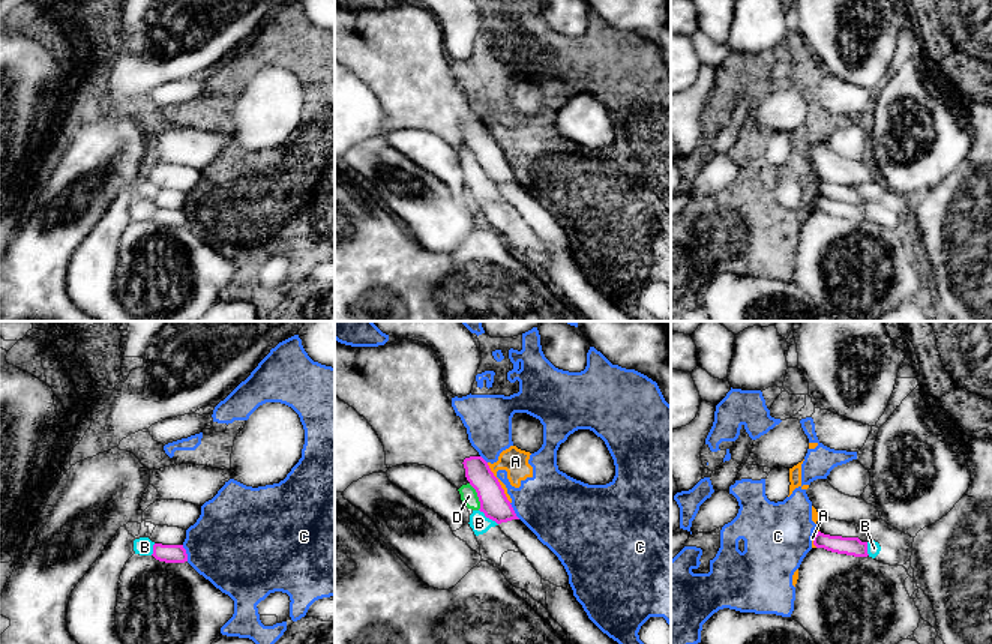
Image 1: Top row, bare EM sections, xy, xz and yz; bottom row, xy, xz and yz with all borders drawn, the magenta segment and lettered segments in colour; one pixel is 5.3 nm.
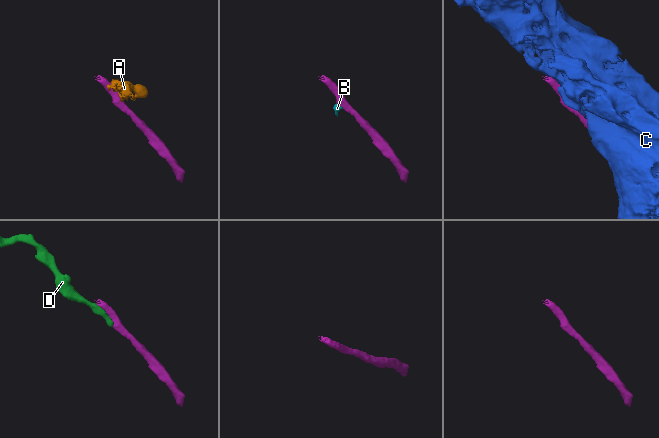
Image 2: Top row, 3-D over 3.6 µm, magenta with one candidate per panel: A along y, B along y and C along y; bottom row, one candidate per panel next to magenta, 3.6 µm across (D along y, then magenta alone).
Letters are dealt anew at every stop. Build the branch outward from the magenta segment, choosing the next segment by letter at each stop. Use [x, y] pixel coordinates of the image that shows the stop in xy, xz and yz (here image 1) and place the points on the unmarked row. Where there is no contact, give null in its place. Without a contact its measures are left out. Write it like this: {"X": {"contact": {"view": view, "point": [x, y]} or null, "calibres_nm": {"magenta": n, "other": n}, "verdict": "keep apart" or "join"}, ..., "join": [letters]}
{"A": {"contact": {"view": "xz", "point": [499, 146]}, "calibres_nm": {"magenta": 150, "other": 140}, "verdict": "keep apart"}, "B": {"contact": {"view": "xz", "point": [488, 180]}, "calibres_nm": {"magenta": 150, "other": 100}, "verdict": "keep apart"}, "C": {"contact": {"view": "xy", "point": [185, 216]}, "calibres_nm": {"magenta": 100, "other": 440}, "verdict": "keep apart"}, "D": {"contact": {"view": "xz", "point": [477, 159]}, "calibres_nm": {"magenta": 150, "other": 90}, "verdict": "keep apart"}, "join": []}

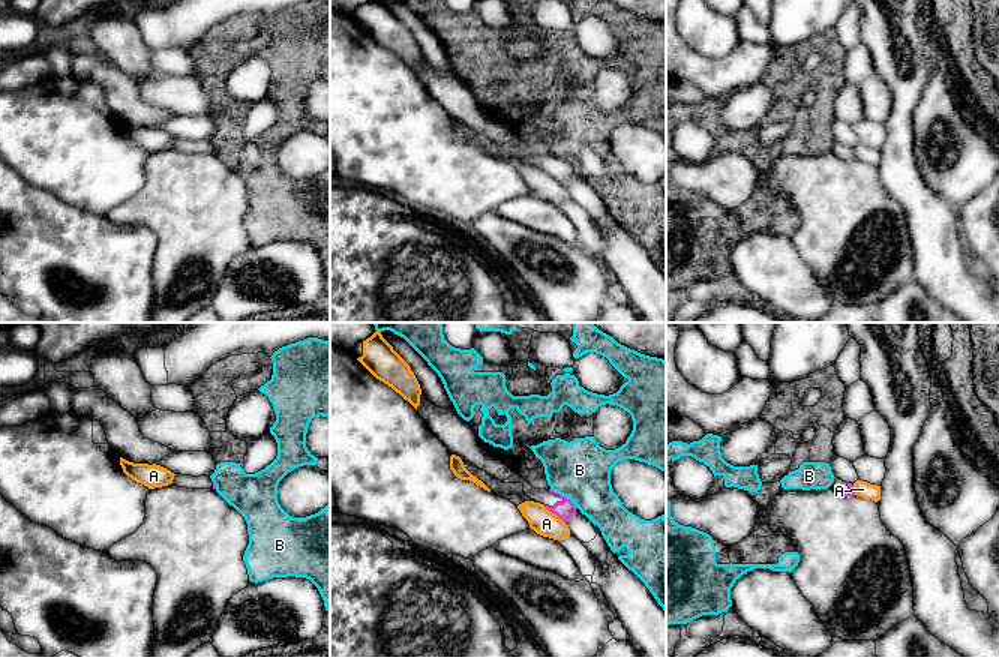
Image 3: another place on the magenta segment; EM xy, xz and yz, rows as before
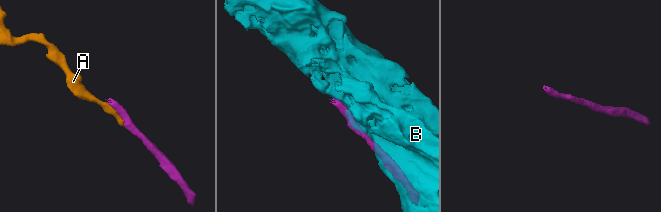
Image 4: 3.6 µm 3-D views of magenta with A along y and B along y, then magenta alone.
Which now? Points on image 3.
{"A": {"contact": {"view": "xz", "point": [554, 177]}, "calibres_nm": {"magenta": 100, "other": 140}, "verdict": "keep apart"}, "B": {"contact": {"view": "xz", "point": [564, 161]}, "calibres_nm": {"magenta": 100, "other": 320}, "verdict": "keep apart"}, "join": []}

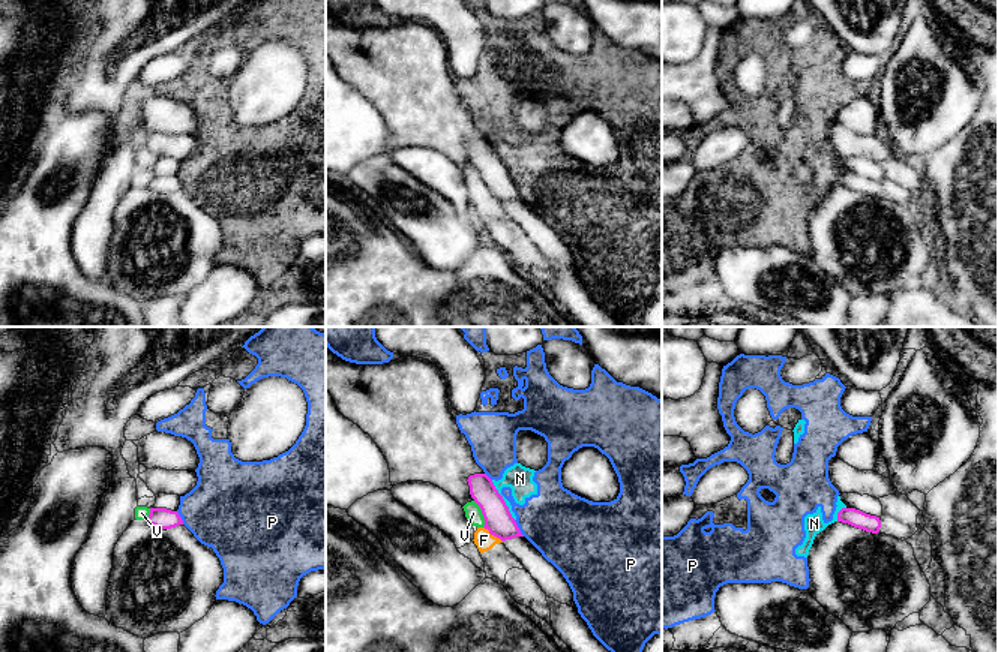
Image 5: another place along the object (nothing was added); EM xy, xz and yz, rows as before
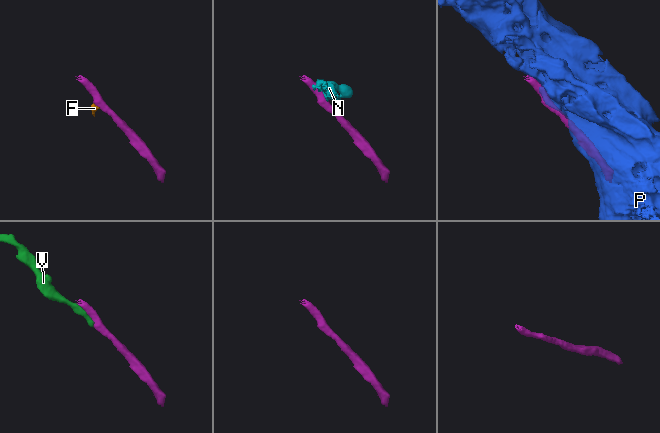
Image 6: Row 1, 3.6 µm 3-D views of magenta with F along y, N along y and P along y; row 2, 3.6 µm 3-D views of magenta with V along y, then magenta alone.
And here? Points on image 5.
{"F": {"contact": {"view": "xz", "point": [492, 198]}, "calibres_nm": {"magenta": 150, "other": 100}, "verdict": "keep apart"}, "N": {"contact": {"view": "xz", "point": [503, 164]}, "calibres_nm": {"magenta": 150, "other": 140}, "verdict": "keep apart"}, "P": {"contact": {"view": "xz", "point": [518, 192]}, "calibres_nm": {"magenta": 150, "other": 380}, "verdict": "keep apart"}, "V": {"contact": {"view": "xz", "point": [482, 177]}, "calibres_nm": {"magenta": 150, "other": 90}, "verdict": "keep apart"}, "join": []}

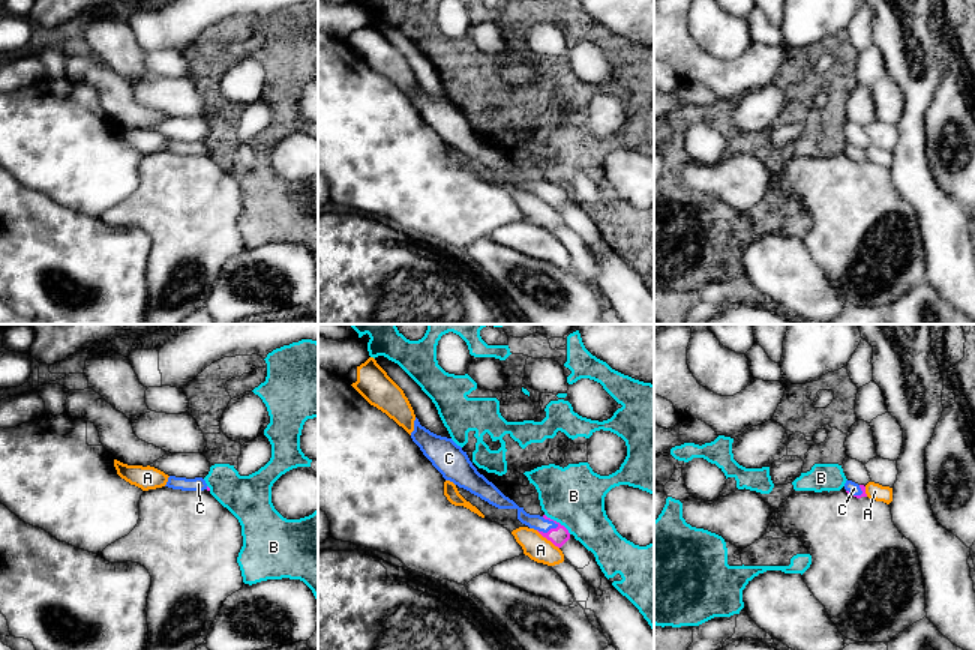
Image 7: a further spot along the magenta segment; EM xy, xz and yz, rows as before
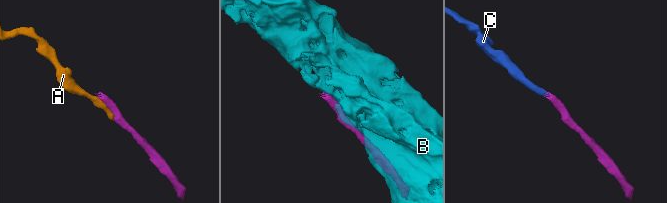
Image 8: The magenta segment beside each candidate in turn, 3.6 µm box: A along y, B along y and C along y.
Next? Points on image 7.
{"A": {"contact": {"view": "xz", "point": [548, 203]}, "calibres_nm": {"magenta": 100, "other": 140}, "verdict": "keep apart"}, "B": {"contact": {"view": "xz", "point": [558, 186]}, "calibres_nm": {"magenta": 100, "other": 320}, "verdict": "keep apart"}, "C": {"contact": {"view": "xz", "point": [549, 194]}, "calibres_nm": {"magenta": 100, "other": 80}, "verdict": "join"}, "join": ["C"]}

